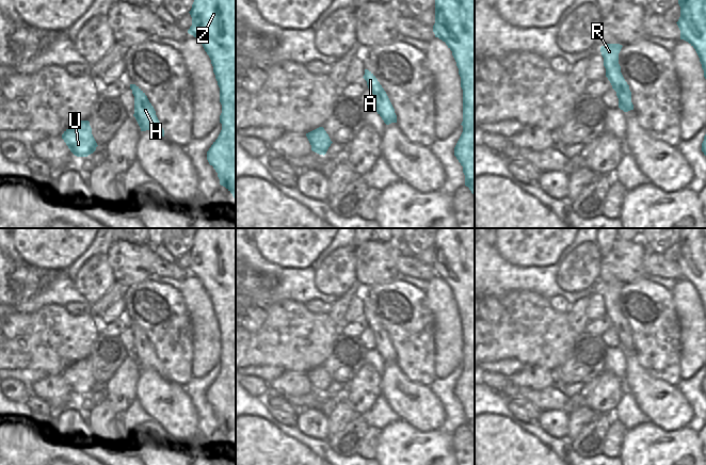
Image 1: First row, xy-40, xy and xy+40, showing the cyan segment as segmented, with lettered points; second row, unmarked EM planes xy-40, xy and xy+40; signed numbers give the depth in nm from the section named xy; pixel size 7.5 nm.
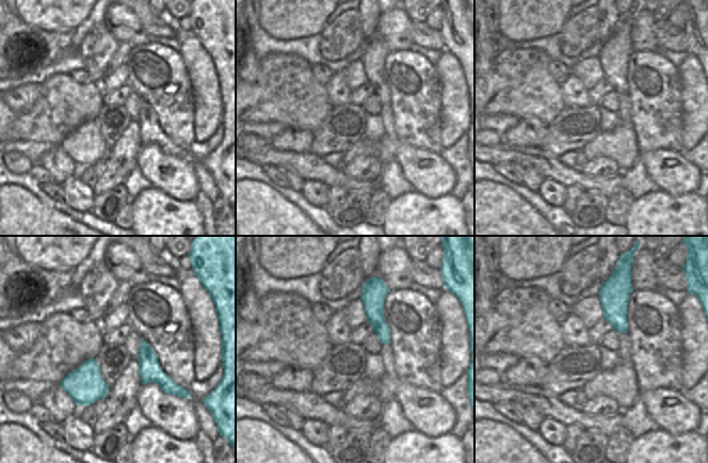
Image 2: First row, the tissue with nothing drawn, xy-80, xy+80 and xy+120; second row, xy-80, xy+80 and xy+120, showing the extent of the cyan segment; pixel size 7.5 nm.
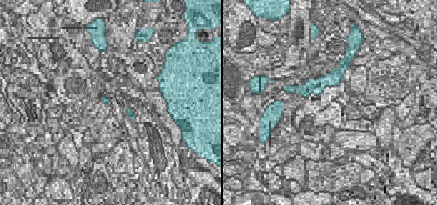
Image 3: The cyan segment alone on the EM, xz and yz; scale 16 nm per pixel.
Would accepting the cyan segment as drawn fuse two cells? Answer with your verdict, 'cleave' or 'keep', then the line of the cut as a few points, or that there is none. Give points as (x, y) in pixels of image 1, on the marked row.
keep | no cut

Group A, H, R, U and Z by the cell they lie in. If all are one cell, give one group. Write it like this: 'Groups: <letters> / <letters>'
Groups: A H R U Z

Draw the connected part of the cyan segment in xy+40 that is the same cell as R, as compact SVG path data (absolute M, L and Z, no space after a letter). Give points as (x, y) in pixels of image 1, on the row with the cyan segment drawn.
M607 44L600 47L600 52L604 58L606 77L610 81L619 98L619 108L624 112L628 112L633 110L633 105L631 102L629 85L621 73L621 66L619 64L619 53L622 47L623 46L620 44Z

